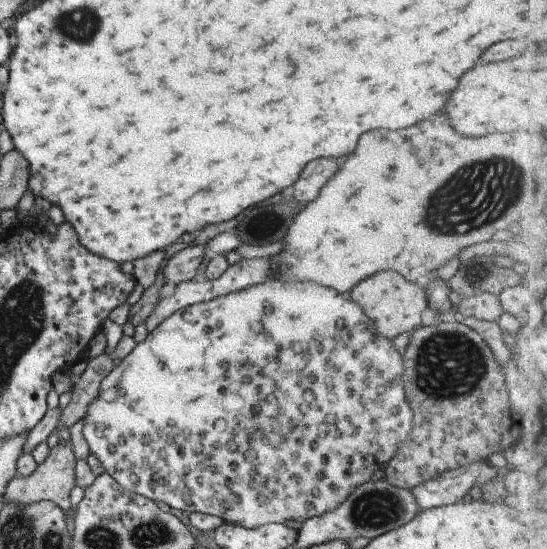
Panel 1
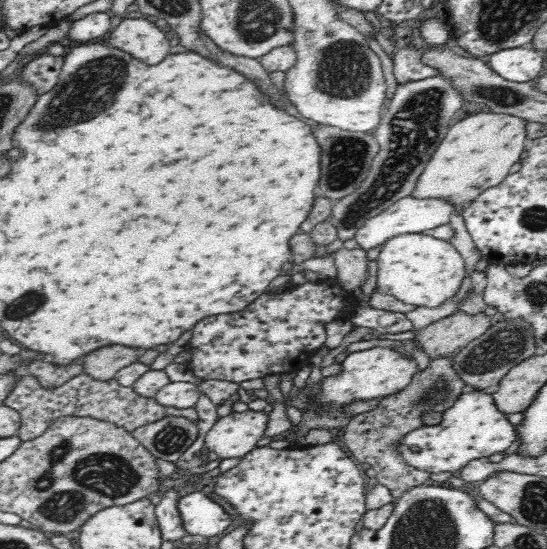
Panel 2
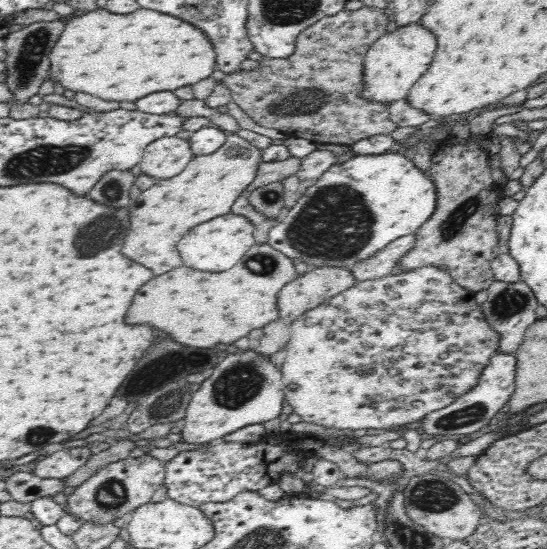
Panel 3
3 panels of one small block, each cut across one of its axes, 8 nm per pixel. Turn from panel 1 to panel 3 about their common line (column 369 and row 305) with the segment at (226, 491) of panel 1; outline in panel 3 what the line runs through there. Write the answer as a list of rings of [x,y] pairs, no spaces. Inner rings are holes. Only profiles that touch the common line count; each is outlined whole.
[[[431,266],[416,268],[410,272],[391,273],[378,280],[356,283],[352,288],[334,296],[326,305],[320,304],[318,308],[308,310],[306,314],[292,322],[289,328],[289,341],[286,344],[288,350],[286,350],[284,363],[279,370],[284,378],[285,401],[303,422],[343,430],[347,433],[362,429],[377,429],[384,432],[389,428],[418,422],[426,414],[445,408],[448,404],[452,404],[458,396],[462,396],[470,388],[476,386],[480,373],[497,350],[500,336],[489,328],[488,323],[484,320],[481,307],[476,305],[473,297],[474,294],[469,294],[467,290],[456,284],[449,274]]]

